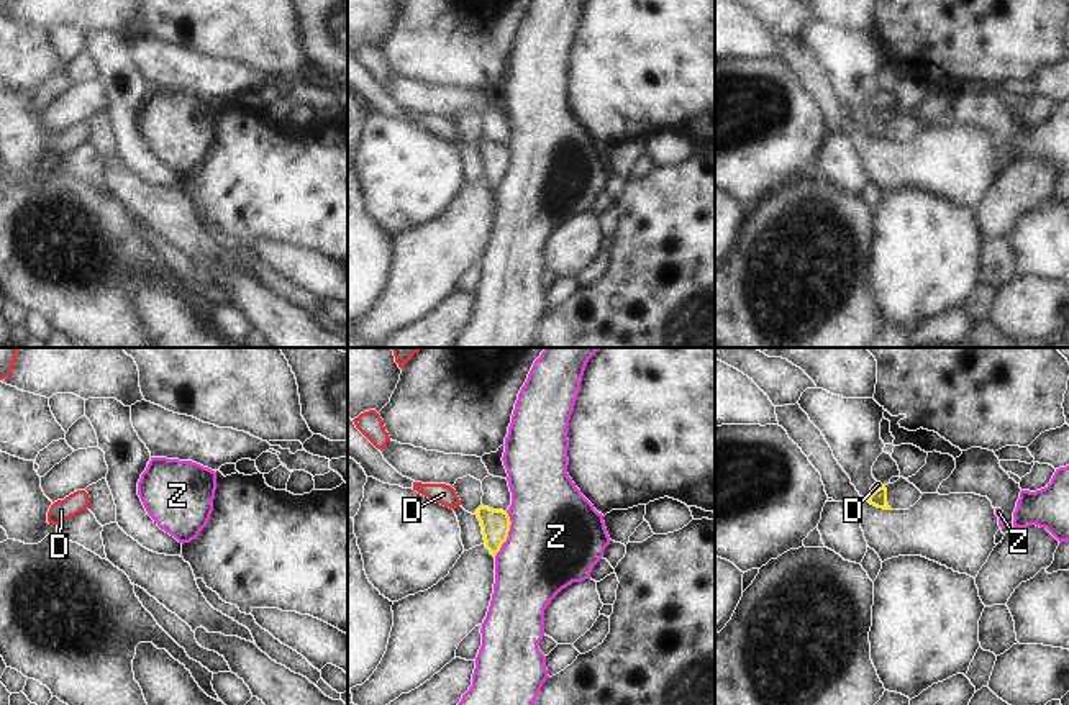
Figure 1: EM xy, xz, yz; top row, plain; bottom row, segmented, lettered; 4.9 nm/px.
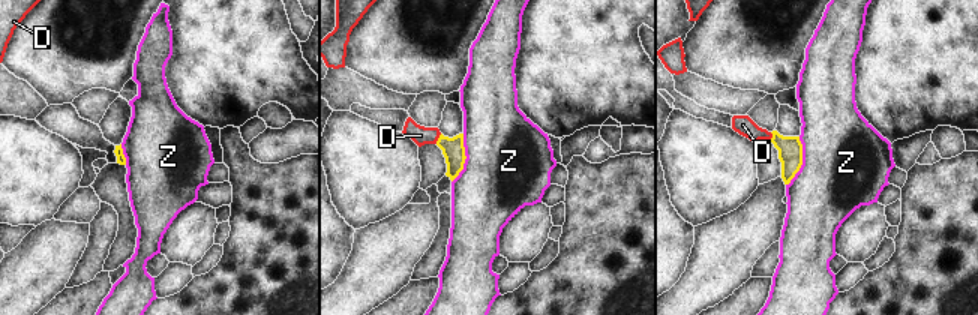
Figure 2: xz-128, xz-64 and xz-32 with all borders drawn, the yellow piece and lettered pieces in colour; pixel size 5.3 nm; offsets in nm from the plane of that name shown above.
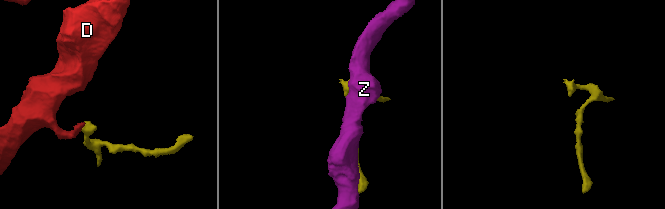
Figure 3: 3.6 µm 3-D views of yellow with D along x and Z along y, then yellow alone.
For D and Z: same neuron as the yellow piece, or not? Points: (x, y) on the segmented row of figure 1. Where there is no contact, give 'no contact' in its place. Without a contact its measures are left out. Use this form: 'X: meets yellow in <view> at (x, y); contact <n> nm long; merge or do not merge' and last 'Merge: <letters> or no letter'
D: meets yellow in yz at (876, 489); contact 80 nm long; merge
Z: meets yellow in xz at (507, 535); contact 240 nm long; do not merge
Merge: D

